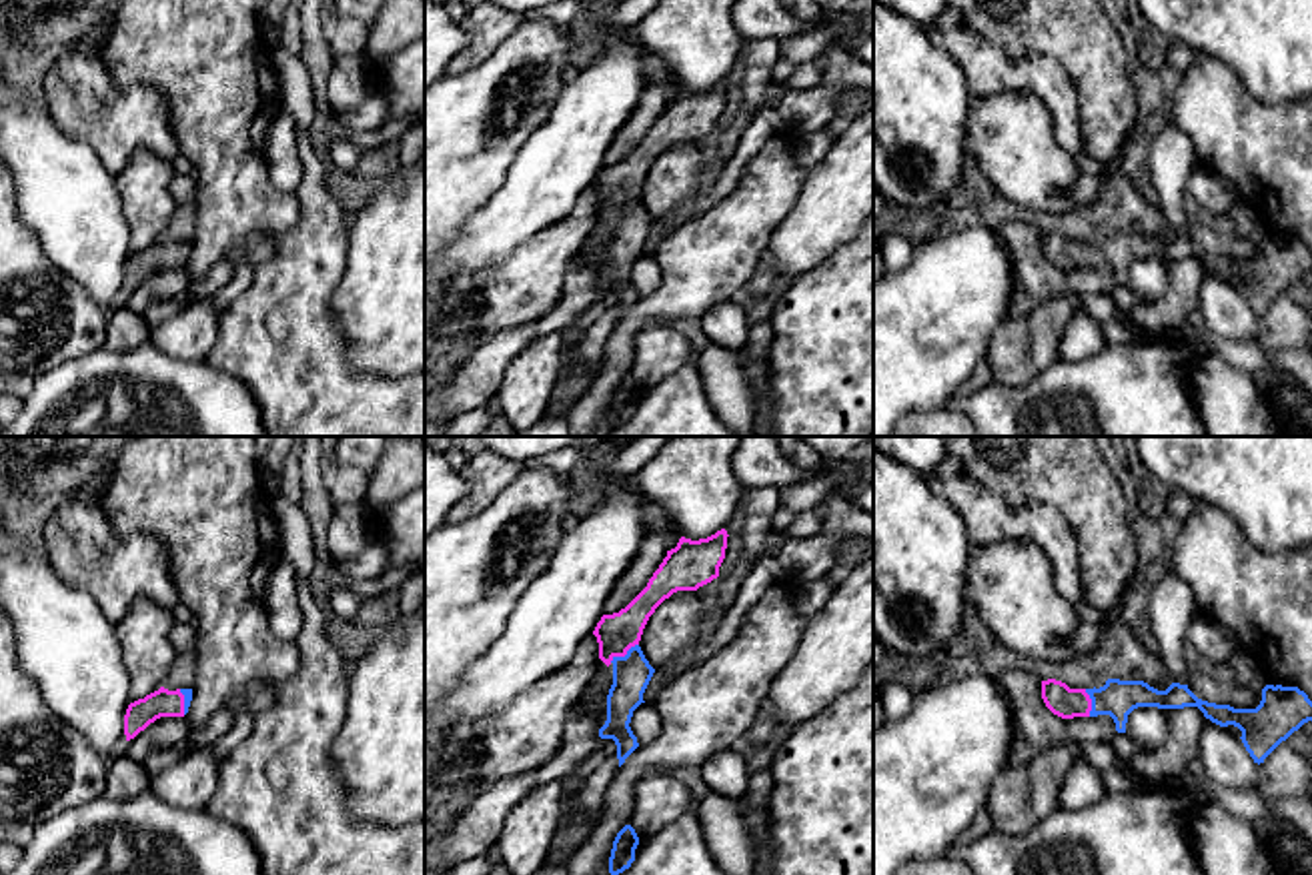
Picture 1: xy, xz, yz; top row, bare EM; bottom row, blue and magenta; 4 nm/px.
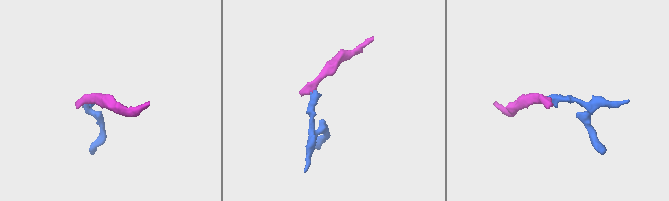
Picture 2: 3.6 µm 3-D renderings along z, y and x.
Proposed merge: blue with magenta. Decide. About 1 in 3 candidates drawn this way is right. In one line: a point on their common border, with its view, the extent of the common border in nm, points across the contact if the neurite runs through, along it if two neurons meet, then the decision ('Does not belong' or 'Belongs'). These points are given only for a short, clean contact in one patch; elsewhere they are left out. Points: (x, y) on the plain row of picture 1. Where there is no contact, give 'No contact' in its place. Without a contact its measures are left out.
Touches blue at xz (625, 207). Shared border 140 nm. Path across: xz (631, 225), (625, 207), (615, 185). Belongs

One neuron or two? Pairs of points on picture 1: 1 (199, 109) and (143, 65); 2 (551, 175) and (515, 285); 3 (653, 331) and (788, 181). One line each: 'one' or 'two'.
1: one
2: two
3: two

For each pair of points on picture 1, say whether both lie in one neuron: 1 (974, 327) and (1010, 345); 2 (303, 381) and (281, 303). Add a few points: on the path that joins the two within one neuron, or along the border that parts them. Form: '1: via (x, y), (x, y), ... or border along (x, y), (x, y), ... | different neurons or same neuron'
1: border along (1008, 315), (994, 333), (986, 359) | different neurons
2: via (295, 361), (283, 341), (283, 323) | same neuron

